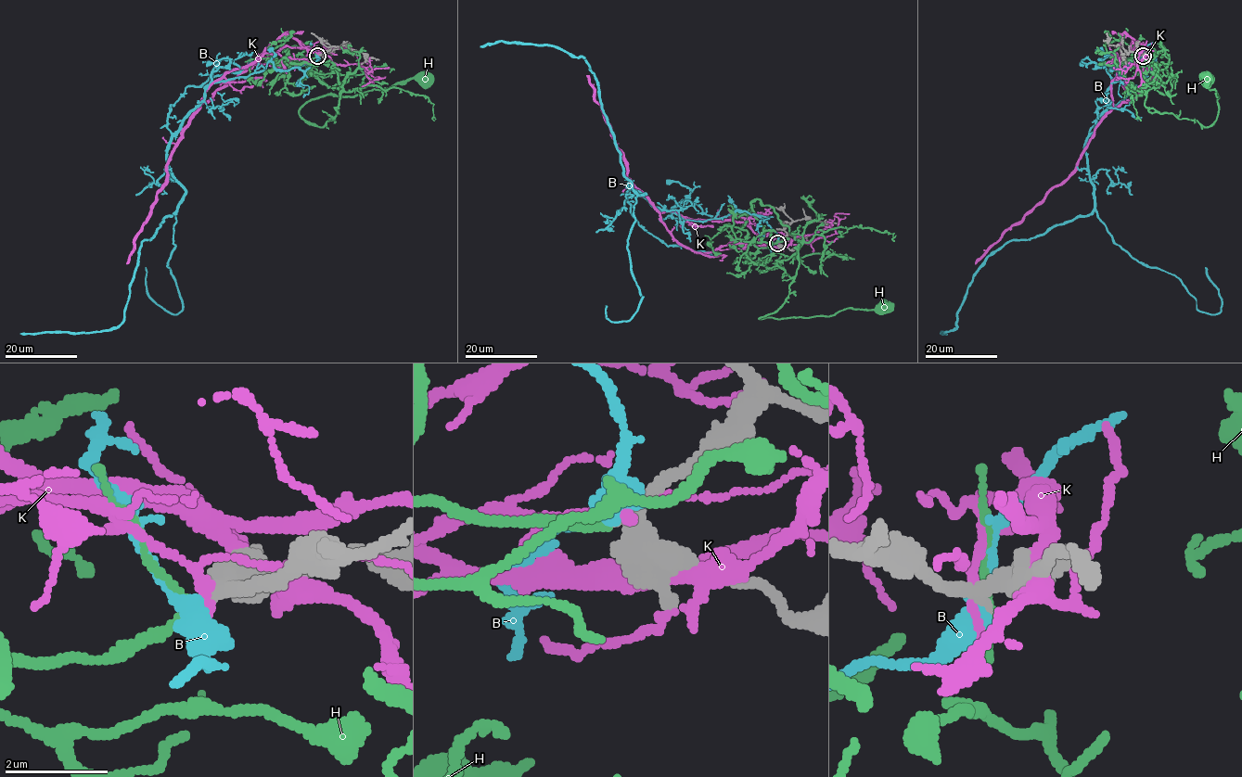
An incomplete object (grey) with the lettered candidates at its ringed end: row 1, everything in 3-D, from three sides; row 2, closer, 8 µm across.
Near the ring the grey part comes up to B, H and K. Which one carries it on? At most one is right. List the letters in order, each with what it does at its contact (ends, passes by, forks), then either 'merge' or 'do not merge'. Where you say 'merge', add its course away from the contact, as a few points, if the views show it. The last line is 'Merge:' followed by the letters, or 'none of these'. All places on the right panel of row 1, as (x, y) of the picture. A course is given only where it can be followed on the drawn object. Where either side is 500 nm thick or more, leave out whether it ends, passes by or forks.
B: it passes by; do not merge
H: it passes by; merge; it runs (1143, 55), (1099, 63), (1132, 60), (1144, 105), (1204, 127), (1219, 108), (1206, 79)
K: it passes by; do not merge
Merge: H

